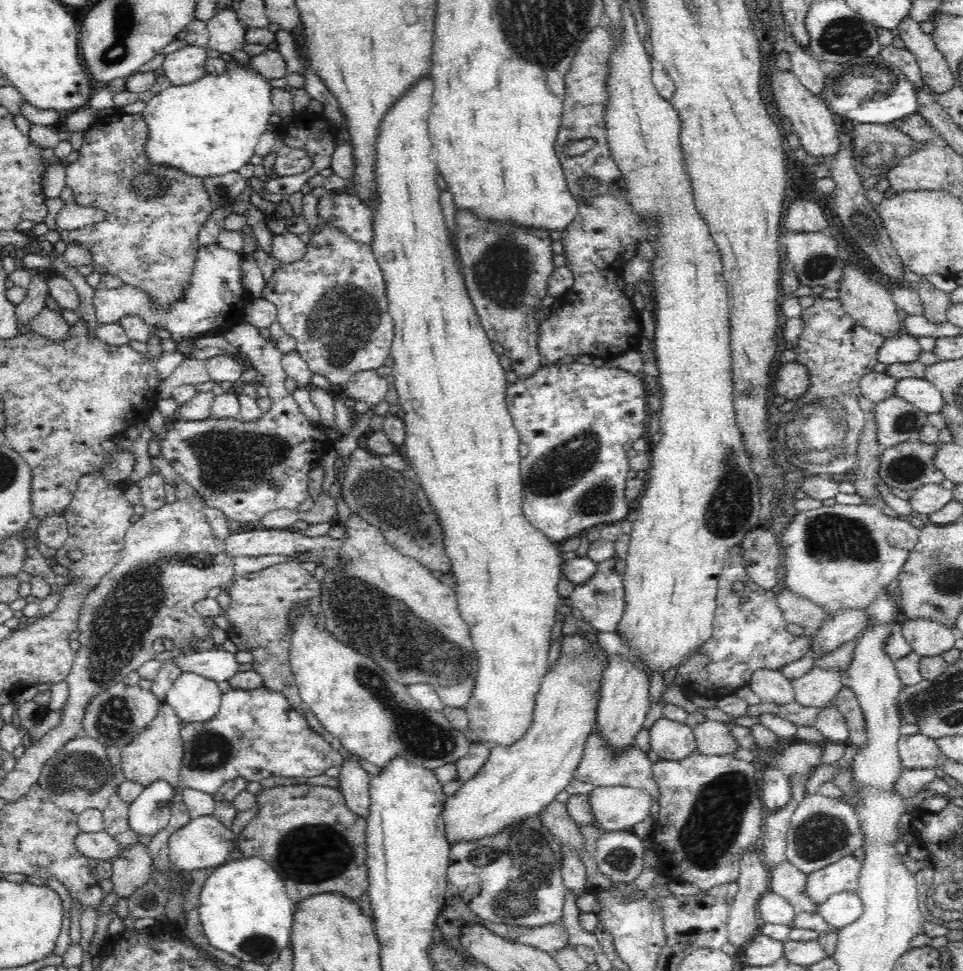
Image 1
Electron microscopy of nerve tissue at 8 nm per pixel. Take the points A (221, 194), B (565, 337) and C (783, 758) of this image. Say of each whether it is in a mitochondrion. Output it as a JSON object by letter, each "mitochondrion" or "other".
{"A":"mitochondrion","B":"other","C":"other"}

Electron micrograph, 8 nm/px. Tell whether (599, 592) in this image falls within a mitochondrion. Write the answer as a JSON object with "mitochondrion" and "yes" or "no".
{"mitochondrion":"yes"}

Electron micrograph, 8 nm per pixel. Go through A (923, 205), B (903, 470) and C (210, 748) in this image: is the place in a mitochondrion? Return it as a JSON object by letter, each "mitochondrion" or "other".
{"A":"other","B":"mitochondrion","C":"mitochondrion"}

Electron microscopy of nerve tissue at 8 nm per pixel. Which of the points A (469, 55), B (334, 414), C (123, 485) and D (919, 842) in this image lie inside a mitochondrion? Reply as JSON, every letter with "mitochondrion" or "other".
{"A":"other","B":"other","C":"other","D":"other"}

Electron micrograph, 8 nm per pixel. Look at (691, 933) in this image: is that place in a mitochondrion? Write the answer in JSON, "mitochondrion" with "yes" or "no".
{"mitochondrion":"no"}

